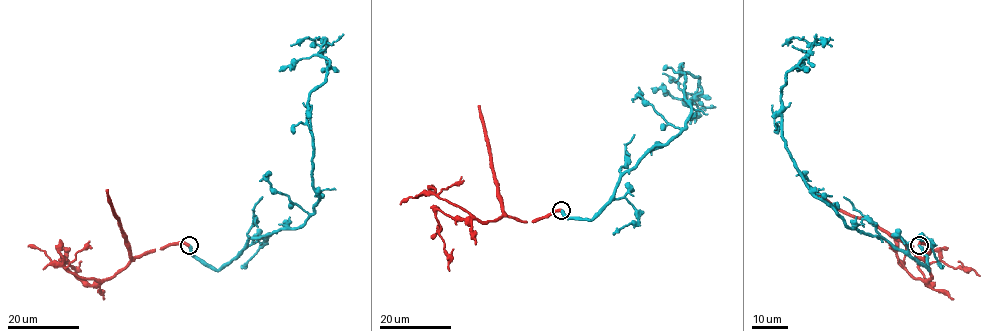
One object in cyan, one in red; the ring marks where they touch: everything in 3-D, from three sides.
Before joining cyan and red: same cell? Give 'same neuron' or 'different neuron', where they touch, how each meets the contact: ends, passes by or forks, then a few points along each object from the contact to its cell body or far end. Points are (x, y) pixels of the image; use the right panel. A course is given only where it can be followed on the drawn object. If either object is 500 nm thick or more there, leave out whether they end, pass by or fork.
same neuron | (919, 245) | cyan ends | red ends | cyan via (919, 245), (929, 269), (849, 227), (809, 188), (782, 136), (780, 88), (813, 45), (796, 37), (783, 45) | red via (919, 245), (931, 249), (925, 256), (928, 285), (922, 264), (941, 260), (979, 276)

